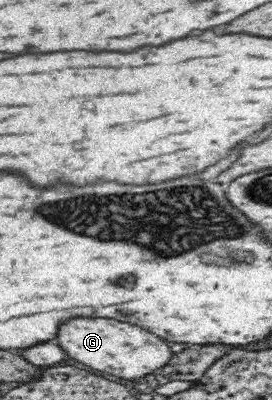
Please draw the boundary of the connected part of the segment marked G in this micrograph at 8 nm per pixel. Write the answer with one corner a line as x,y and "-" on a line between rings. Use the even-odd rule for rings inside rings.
71,317
57,327
57,345
68,358
80,361
98,372
111,373
133,380
141,375
160,369
172,356
169,342
131,323
101,317

